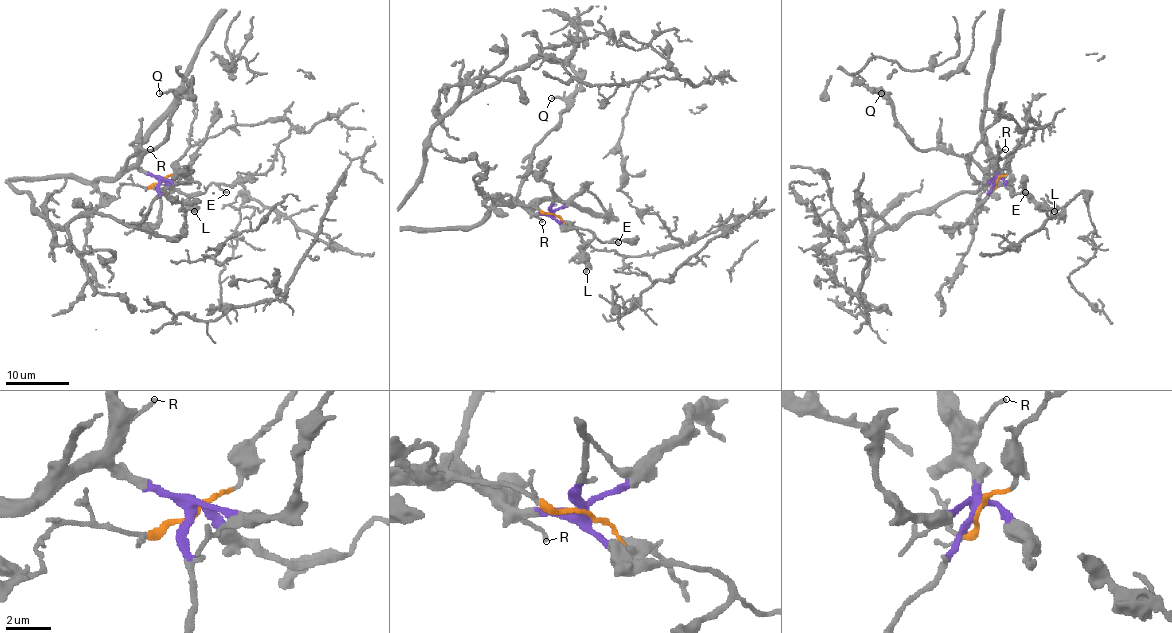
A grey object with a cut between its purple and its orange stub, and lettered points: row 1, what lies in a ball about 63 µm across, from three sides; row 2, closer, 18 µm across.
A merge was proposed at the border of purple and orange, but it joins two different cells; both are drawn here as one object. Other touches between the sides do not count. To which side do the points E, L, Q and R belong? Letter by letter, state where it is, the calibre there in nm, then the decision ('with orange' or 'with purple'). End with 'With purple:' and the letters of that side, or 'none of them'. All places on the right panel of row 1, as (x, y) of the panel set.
E: at (1025, 192); 200 nm thick; with purple
L: at (1054, 211); 320 nm thick; with purple
Q: at (881, 93); 190 nm thick; with purple
R: at (1005, 149); 180 nm thick; with purple
With purple: E, L, Q, R

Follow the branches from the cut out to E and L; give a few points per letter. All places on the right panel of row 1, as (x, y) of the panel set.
E: (996, 181), (1000, 178), (1012, 194), (1018, 194), (1024, 183), (1026, 193)
L: (996, 181), (1000, 178), (1012, 194), (1026, 193), (1054, 212)

